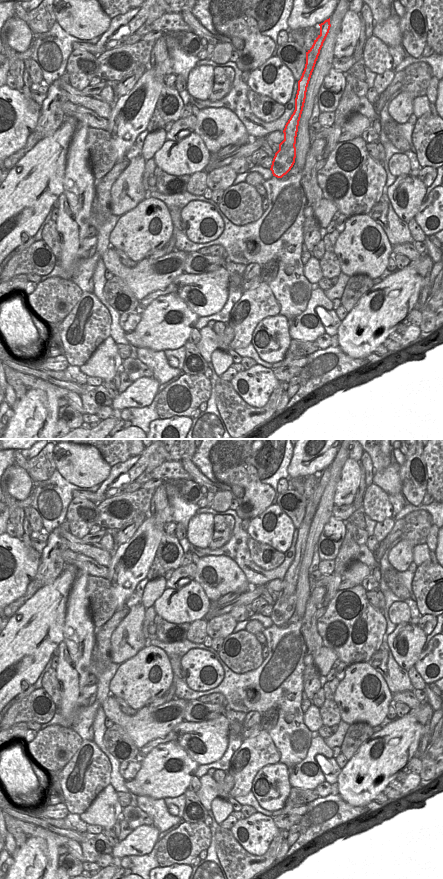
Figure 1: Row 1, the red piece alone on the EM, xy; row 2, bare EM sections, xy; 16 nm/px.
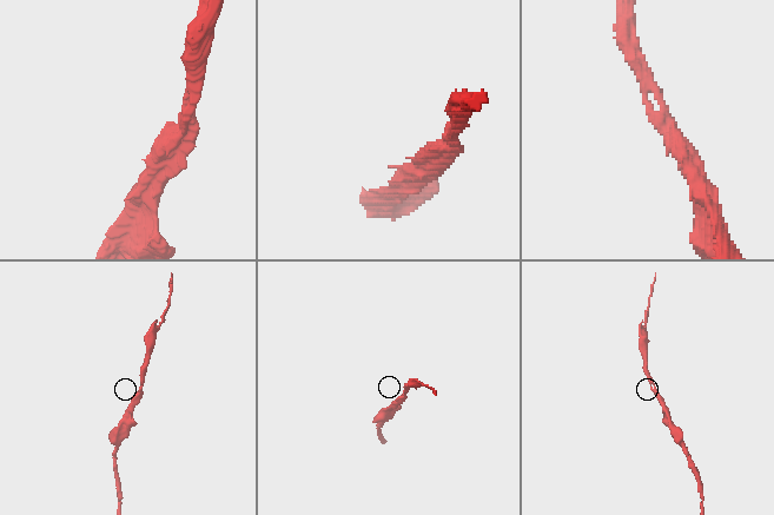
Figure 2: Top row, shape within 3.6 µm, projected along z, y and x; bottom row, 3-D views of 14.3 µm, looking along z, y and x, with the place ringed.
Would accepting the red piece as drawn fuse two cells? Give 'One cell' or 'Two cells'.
Two cells.

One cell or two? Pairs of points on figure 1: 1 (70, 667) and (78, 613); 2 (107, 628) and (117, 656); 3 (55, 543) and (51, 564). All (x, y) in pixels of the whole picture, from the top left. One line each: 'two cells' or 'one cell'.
1: one cell
2: two cells
3: one cell

